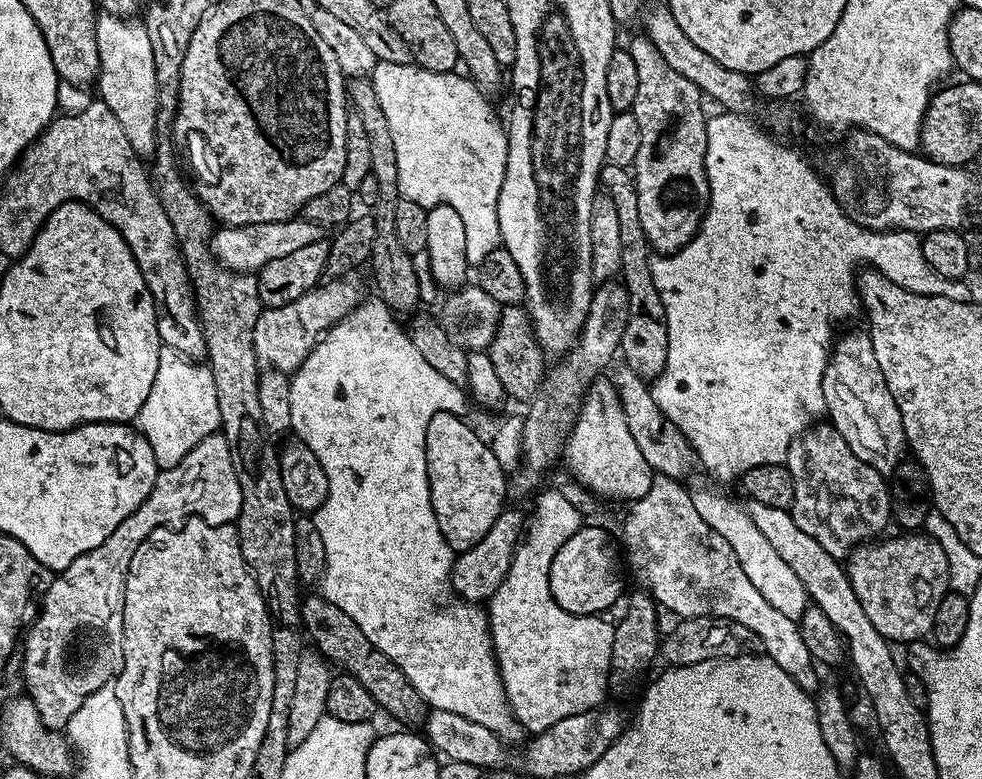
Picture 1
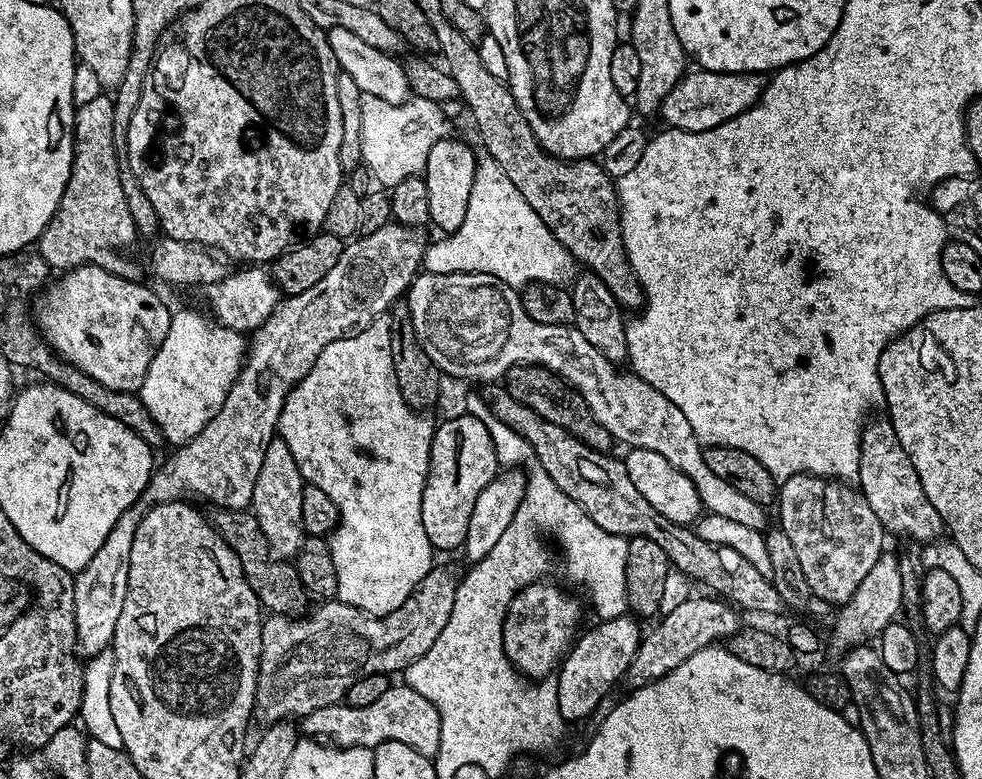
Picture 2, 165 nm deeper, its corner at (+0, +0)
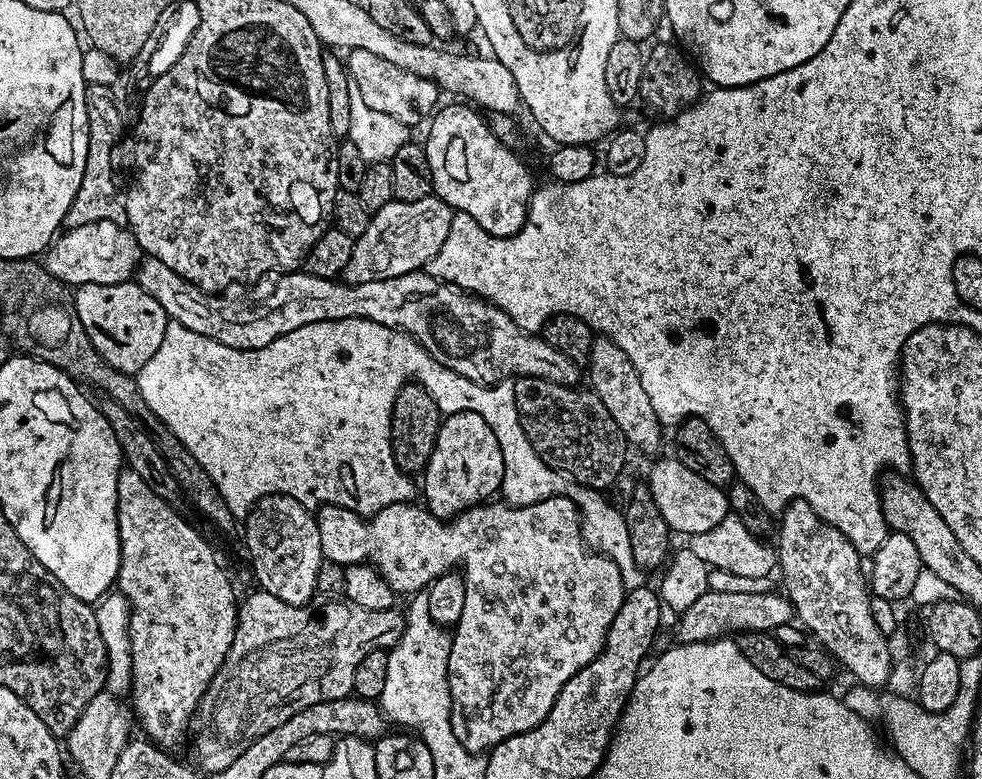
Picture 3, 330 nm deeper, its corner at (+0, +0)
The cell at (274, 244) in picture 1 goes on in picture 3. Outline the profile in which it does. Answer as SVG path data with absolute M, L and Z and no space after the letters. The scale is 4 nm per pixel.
M99 220L61 231L48 245L42 263L50 274L69 287L77 288L127 283L135 275L141 258L140 244L125 225L114 220Z

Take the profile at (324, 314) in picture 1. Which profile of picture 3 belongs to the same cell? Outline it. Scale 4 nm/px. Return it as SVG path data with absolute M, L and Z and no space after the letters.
M437 196L418 198L418 202L391 200L382 210L372 213L366 234L355 237L350 250L350 262L342 277L345 284L378 282L382 278L398 278L402 274L421 271L442 250L454 210Z

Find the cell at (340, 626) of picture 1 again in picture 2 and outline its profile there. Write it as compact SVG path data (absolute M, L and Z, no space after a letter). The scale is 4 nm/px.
M222 508L213 513L210 522L230 546L230 550L234 550L242 566L242 574L246 582L250 582L250 590L254 590L254 594L260 599L261 609L281 616L299 617L309 607L309 589L300 580L295 563L272 555L270 542L266 542L266 534L262 534L255 514L239 508Z

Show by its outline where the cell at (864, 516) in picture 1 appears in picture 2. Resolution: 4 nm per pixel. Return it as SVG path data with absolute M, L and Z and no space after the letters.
M799 472L779 485L779 504L778 527L790 538L798 554L811 595L816 600L843 606L854 590L858 590L874 562L885 555L886 533L882 522L878 522L878 514L870 510L864 493L851 483L827 476L811 476L809 472Z

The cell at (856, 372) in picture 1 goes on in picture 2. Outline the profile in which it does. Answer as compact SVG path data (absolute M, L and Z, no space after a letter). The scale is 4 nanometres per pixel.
M872 418L864 425L860 435L858 488L866 502L870 502L870 510L878 514L885 533L905 536L903 539L908 542L935 542L945 535L942 518L930 498L926 498L918 470L914 470L914 462L910 462L906 450L902 450L902 442L898 442L898 434L887 418Z

